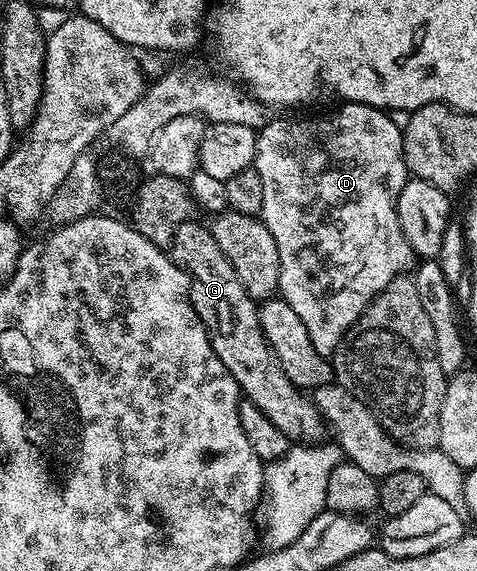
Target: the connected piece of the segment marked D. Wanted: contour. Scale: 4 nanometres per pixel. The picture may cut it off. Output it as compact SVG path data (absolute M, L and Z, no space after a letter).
M347 104L335 107L331 116L310 116L307 120L270 120L263 123L257 133L256 154L252 167L260 174L260 183L264 186L264 206L261 219L268 226L272 238L276 238L276 250L280 250L280 282L278 291L281 299L296 310L300 322L308 326L308 338L312 346L316 346L316 354L327 358L333 357L334 349L342 341L346 331L360 318L360 314L399 274L406 274L415 267L416 257L412 246L408 246L408 238L404 238L404 230L400 230L398 217L398 199L400 190L404 190L408 173L402 149L402 129L392 122L390 112L381 108L373 108L367 104Z

